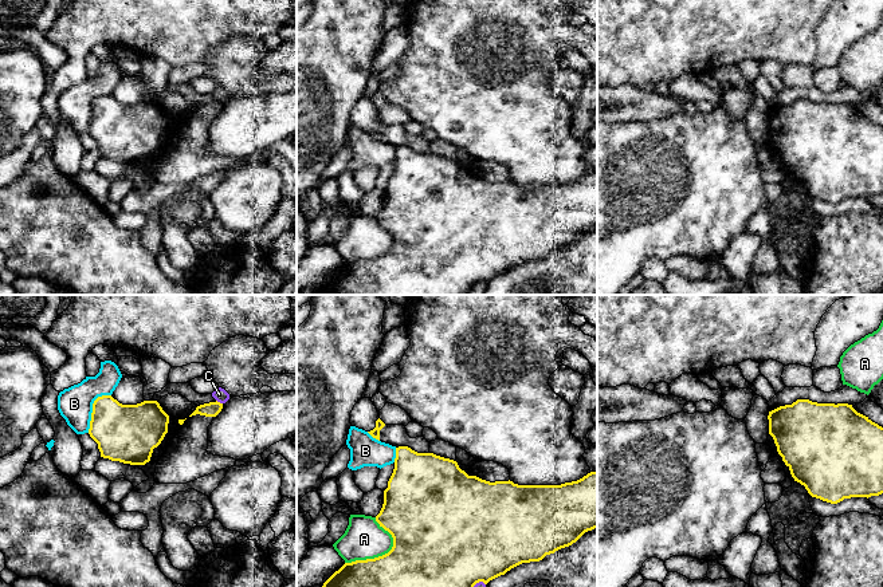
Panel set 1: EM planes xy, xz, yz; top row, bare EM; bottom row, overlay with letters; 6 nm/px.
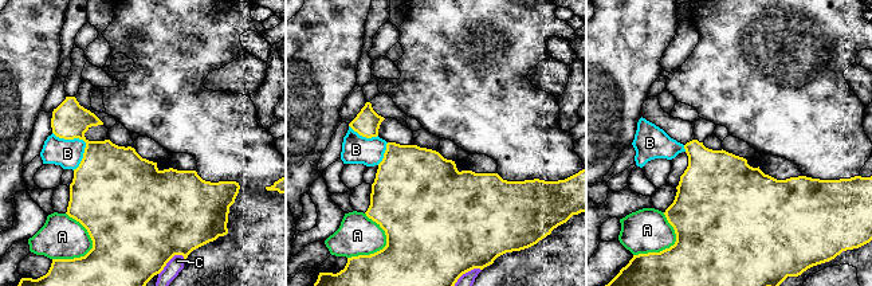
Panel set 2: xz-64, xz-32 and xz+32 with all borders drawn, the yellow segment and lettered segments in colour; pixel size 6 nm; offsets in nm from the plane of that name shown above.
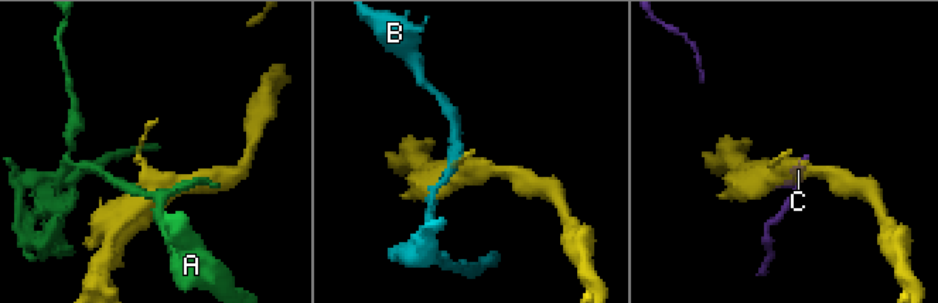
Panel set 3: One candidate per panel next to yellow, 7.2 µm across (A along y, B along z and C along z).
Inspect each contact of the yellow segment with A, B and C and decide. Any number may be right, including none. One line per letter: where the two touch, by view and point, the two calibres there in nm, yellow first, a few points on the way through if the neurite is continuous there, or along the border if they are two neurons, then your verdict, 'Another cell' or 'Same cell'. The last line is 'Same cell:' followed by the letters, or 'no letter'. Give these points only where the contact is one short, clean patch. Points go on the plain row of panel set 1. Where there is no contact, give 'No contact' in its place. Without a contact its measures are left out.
A: Touches yellow at xz (383, 255). Thickness 500 nm (yellow) against 240 nm. Another cell
B: Touches yellow at xy (93, 109). Thickness 340 nm (yellow) against 200 nm. Another cell
C: Touches yellow at xy (219, 102). Thickness 90 nm (yellow) against 80 nm. Another cell
Same cell: no letter

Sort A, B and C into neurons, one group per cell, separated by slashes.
A / B / C

